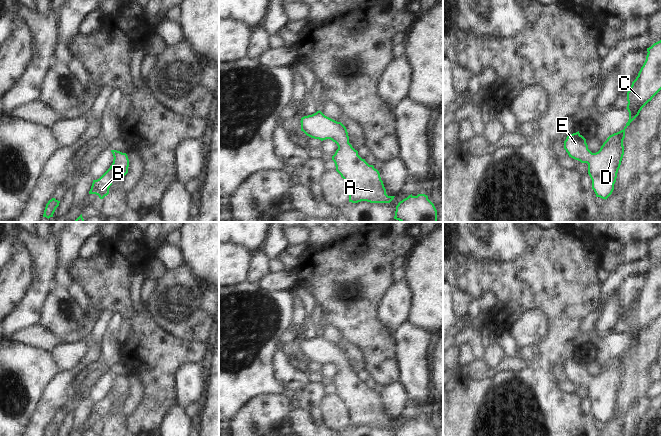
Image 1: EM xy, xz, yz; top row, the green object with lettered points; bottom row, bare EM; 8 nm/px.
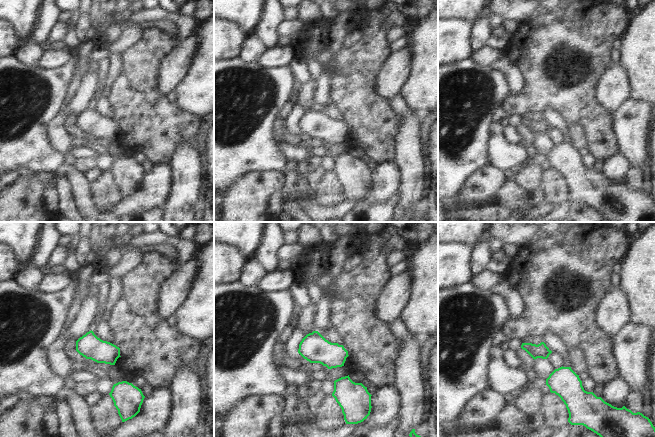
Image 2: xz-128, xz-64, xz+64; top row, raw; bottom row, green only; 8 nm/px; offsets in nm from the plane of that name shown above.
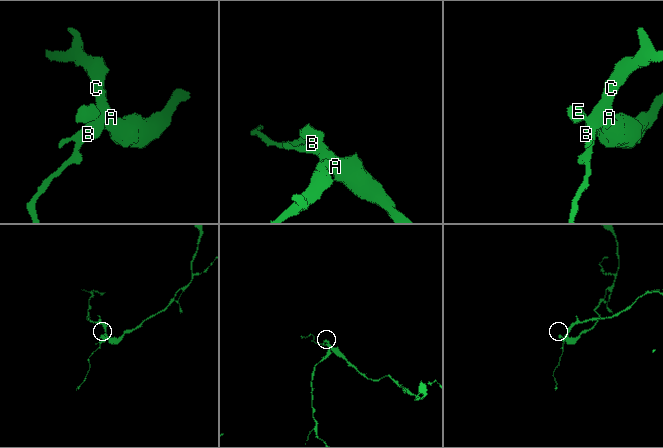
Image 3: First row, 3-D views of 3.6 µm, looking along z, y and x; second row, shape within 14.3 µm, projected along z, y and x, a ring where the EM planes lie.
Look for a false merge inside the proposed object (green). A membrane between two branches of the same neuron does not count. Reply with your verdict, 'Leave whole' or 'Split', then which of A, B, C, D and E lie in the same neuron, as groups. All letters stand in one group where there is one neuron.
Leave whole. Groups: A B C D E

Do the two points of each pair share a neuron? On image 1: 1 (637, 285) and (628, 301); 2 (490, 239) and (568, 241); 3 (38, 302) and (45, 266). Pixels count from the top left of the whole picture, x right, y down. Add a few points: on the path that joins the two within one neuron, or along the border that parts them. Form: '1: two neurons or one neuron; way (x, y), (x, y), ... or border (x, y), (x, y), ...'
1: one neuron; way (633, 289), (628, 297)
2: two neurons; border (522, 232), (527, 241), (527, 249), (513, 260)
3: one neuron; way (38, 293), (44, 275)

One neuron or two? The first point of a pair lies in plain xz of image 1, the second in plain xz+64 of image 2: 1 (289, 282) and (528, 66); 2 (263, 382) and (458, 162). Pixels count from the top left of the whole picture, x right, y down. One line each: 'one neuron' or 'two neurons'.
1: two neurons
2: one neuron

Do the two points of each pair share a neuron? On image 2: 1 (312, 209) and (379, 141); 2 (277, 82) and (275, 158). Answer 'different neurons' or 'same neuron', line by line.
1: different neurons
2: same neuron

